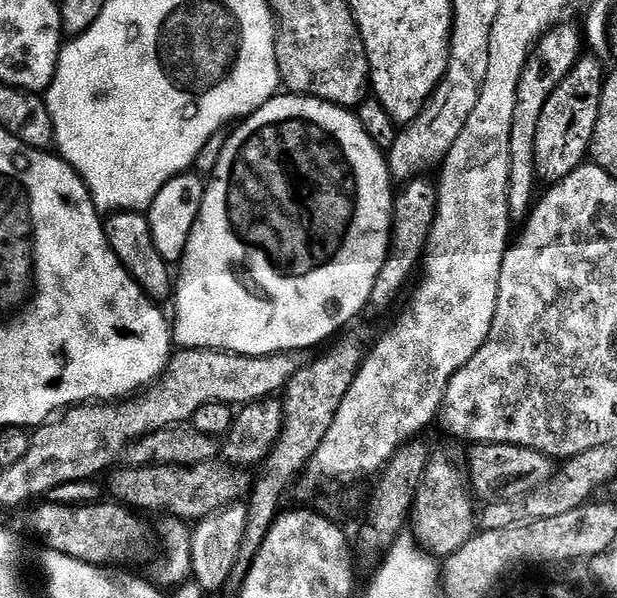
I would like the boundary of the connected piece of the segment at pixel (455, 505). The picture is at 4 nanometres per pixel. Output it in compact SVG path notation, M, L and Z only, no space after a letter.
M437 459L429 463L415 494L411 515L418 516L417 545L423 551L433 552L435 557L448 557L466 545L476 533L474 510L459 490L460 482L454 467Z

